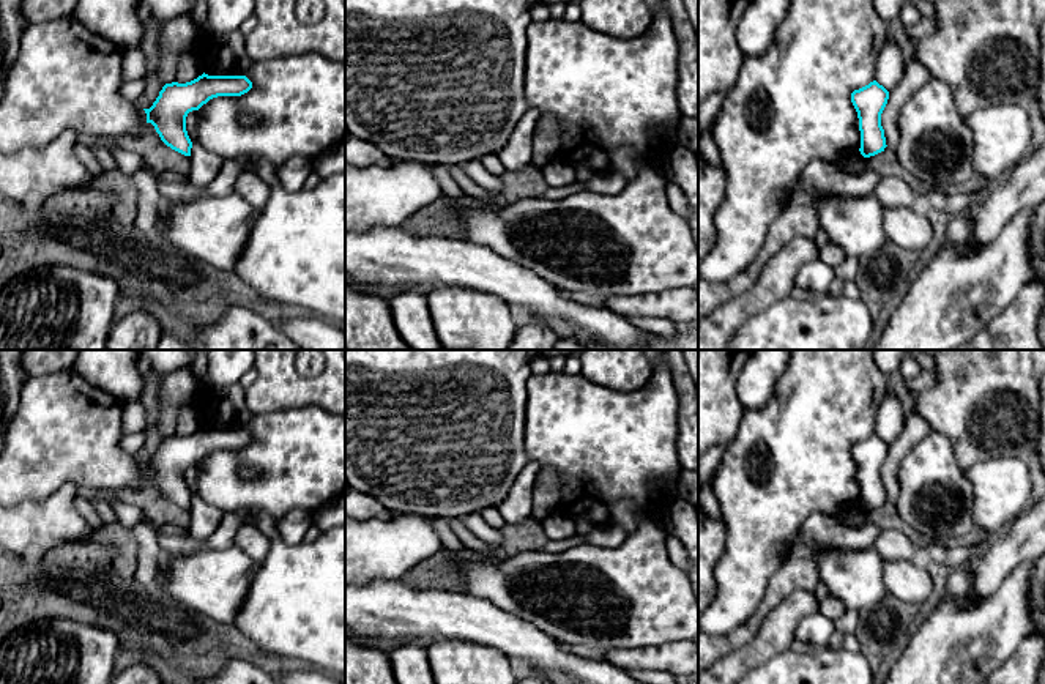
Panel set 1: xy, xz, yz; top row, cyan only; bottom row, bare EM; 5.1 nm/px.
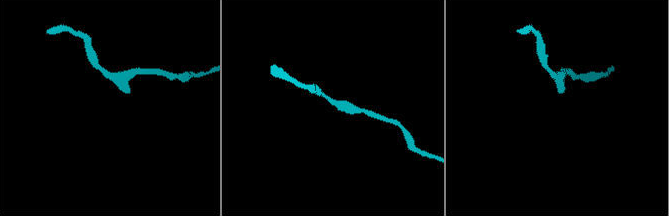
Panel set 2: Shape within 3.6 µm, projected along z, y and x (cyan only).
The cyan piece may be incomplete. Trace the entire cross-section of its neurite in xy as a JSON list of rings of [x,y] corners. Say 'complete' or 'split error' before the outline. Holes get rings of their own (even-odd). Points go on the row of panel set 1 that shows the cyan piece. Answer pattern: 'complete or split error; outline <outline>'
complete; outline [[[202,74],[186,84],[165,84],[147,113],[161,140],[172,150],[191,156],[192,142],[186,131],[186,117],[218,96],[241,96],[252,88],[246,76]]]

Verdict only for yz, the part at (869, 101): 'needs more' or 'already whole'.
already whole

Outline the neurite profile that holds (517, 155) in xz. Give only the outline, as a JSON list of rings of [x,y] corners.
[[[528,109],[519,121],[511,140],[498,153],[506,170],[522,172],[533,165],[533,140],[539,123],[539,112]]]

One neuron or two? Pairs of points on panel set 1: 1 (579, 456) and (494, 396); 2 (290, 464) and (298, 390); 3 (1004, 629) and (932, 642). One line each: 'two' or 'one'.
1: two
2: two
3: one

